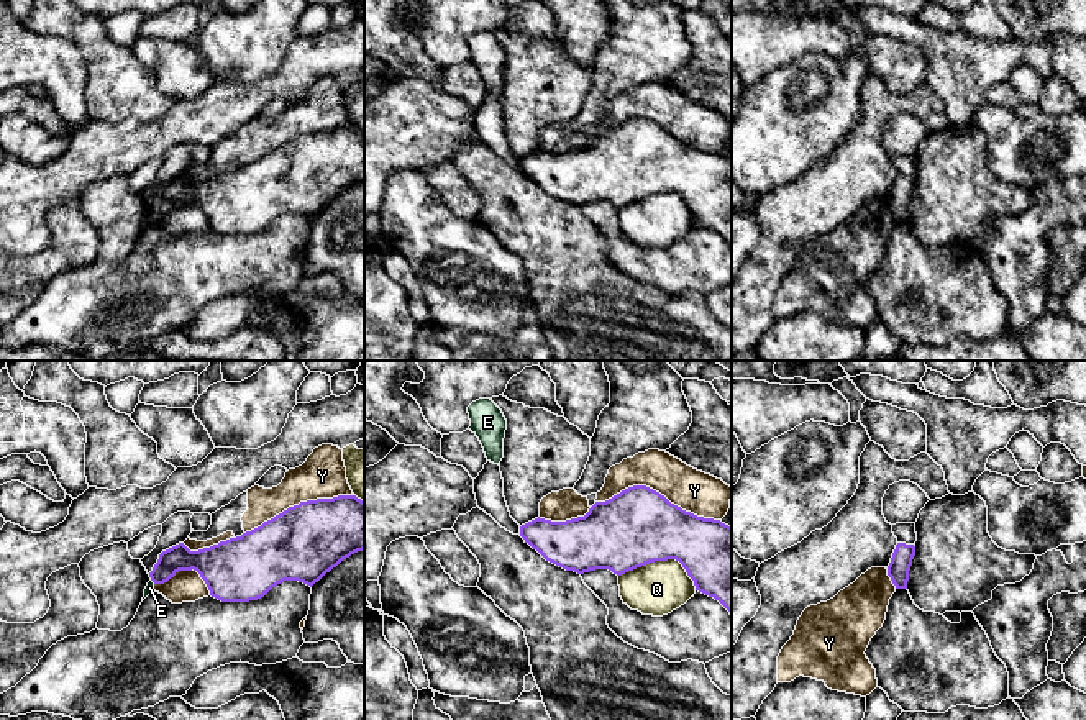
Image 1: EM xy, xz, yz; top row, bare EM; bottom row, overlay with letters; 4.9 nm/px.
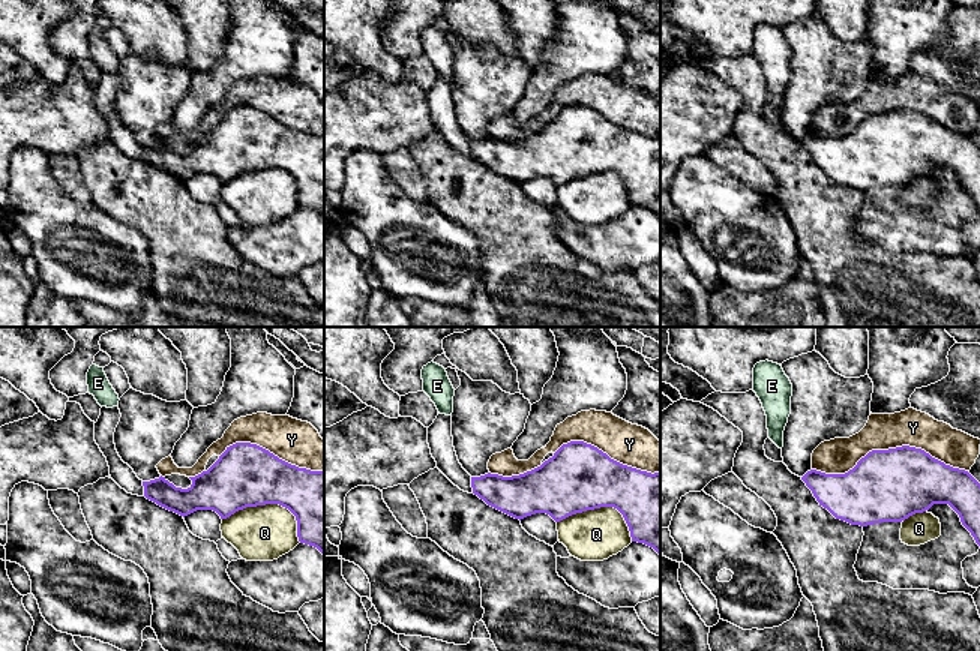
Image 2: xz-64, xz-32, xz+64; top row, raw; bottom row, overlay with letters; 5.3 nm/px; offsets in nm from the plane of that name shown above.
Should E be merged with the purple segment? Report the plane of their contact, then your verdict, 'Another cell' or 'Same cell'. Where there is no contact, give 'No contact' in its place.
Touches purple in xy. Another cell

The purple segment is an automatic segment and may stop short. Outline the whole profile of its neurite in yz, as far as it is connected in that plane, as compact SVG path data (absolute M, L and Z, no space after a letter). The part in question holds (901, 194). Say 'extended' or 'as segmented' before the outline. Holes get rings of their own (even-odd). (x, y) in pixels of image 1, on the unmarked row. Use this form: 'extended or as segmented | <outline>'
as segmented | M897 175L888 198L888 208L891 210L896 221L907 221L909 203L915 189L915 179Z

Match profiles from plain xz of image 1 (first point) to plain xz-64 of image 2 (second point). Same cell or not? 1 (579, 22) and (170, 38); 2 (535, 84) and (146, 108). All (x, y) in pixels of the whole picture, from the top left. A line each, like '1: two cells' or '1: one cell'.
1: two cells
2: one cell

